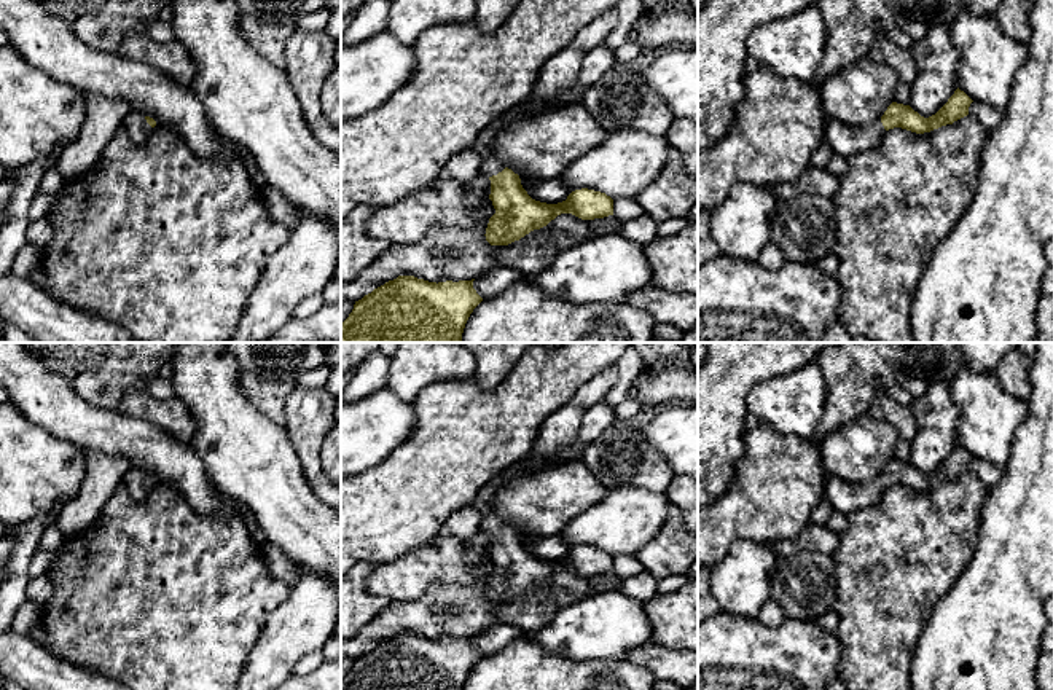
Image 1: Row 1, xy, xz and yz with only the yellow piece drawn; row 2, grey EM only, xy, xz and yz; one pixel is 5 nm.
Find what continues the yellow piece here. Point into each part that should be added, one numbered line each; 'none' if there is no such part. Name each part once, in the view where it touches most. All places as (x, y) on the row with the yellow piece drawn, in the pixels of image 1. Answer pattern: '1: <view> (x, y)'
1: xz (599, 59)

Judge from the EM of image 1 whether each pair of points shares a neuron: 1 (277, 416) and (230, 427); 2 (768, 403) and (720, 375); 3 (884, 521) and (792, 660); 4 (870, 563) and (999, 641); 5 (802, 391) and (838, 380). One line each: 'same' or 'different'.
1: different
2: different
3: different
4: different
5: different

